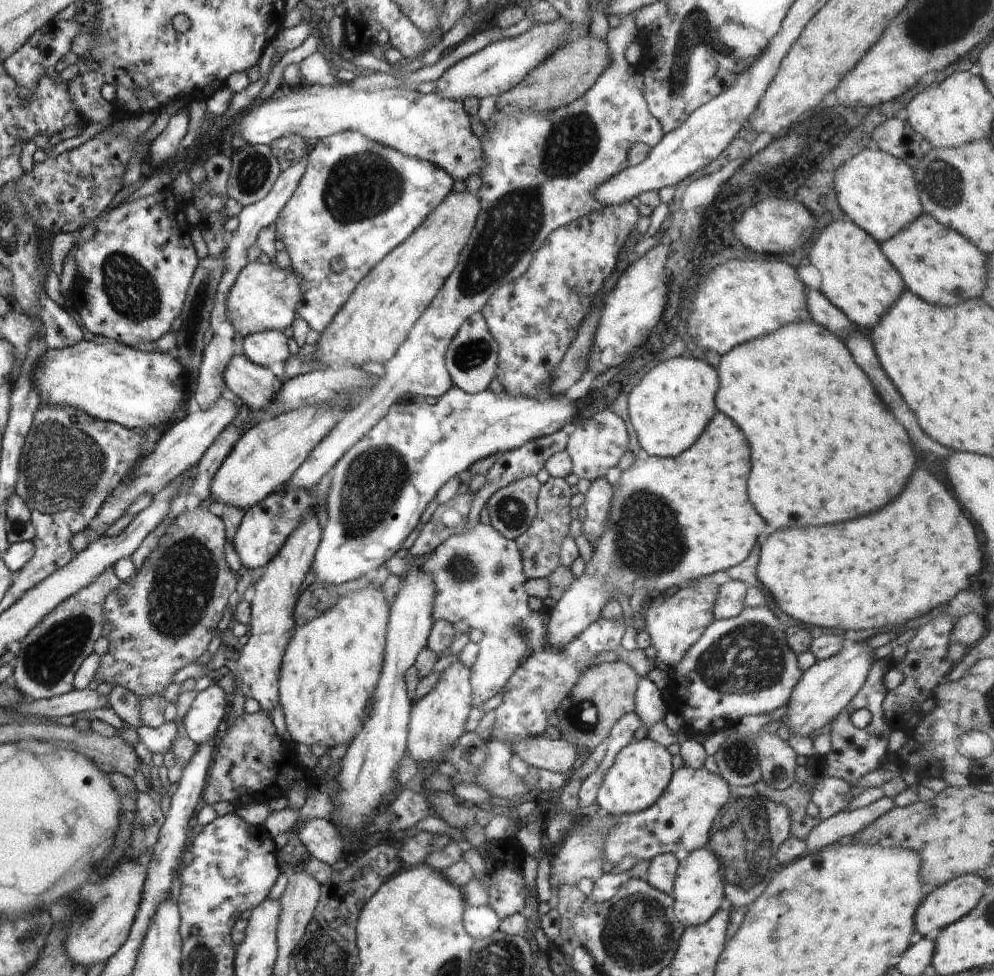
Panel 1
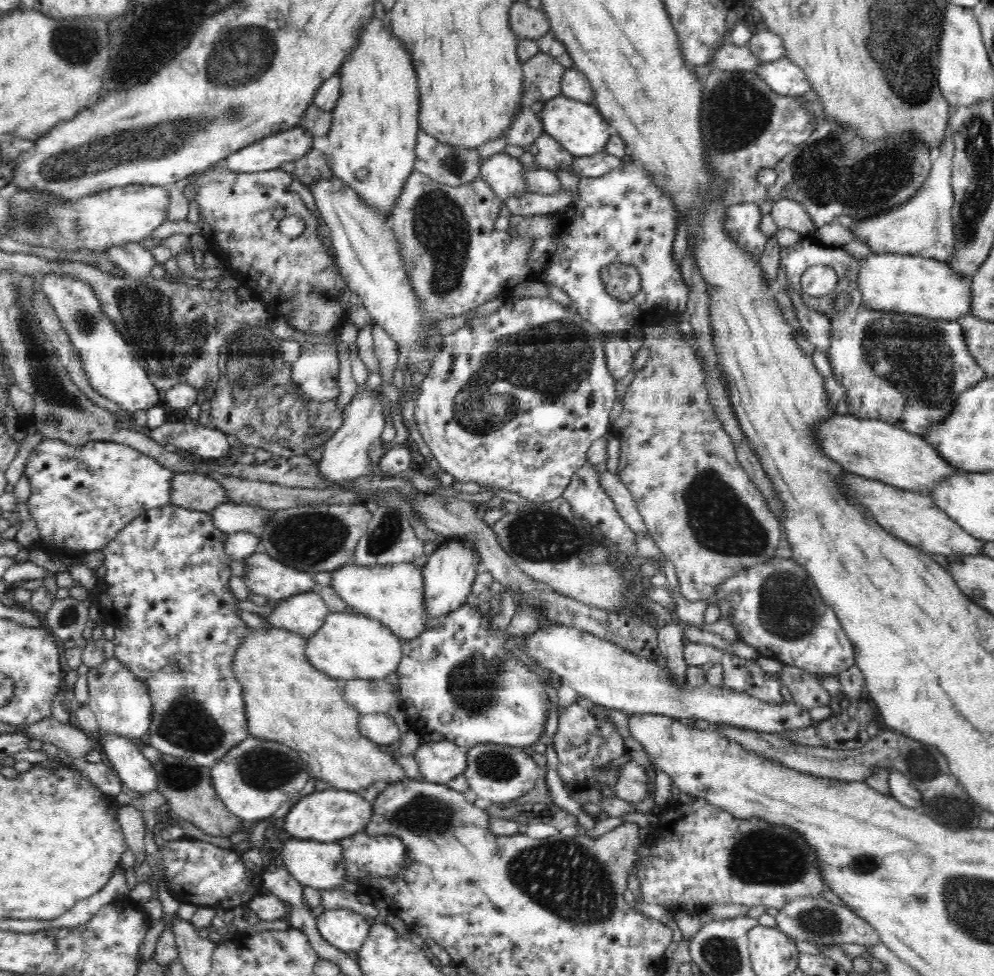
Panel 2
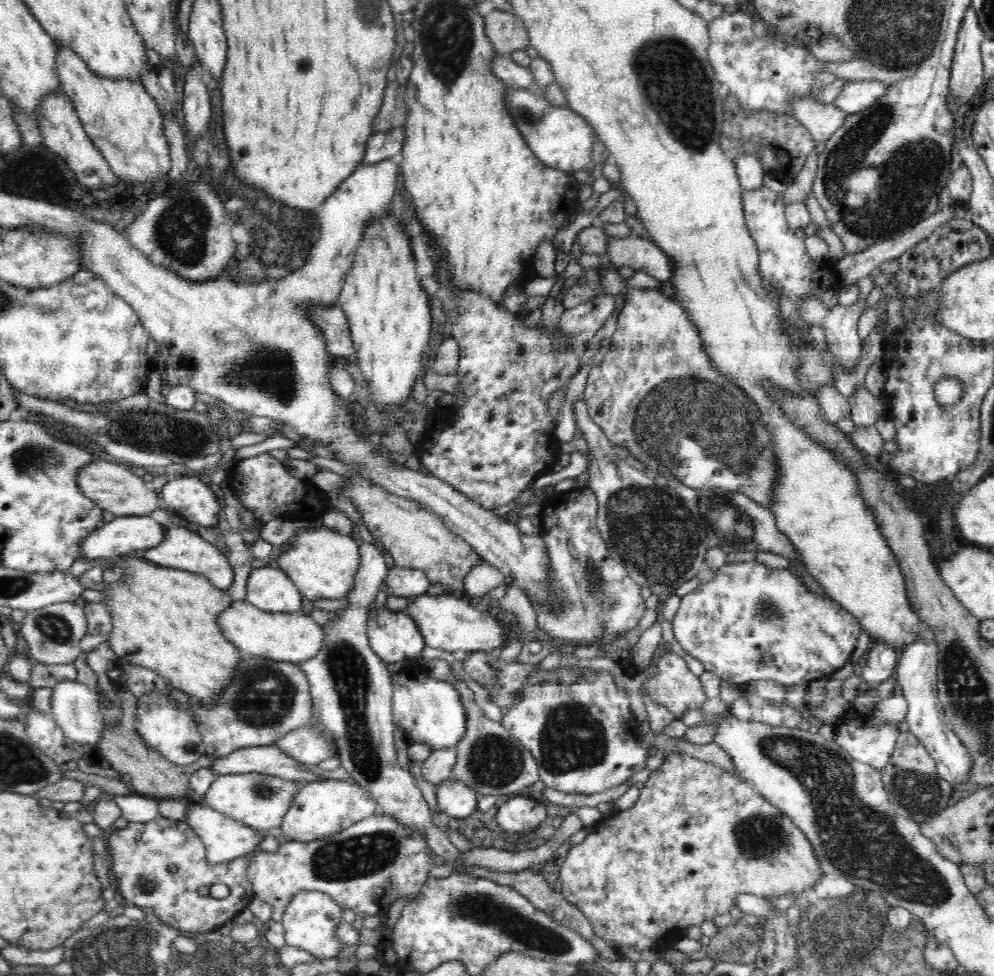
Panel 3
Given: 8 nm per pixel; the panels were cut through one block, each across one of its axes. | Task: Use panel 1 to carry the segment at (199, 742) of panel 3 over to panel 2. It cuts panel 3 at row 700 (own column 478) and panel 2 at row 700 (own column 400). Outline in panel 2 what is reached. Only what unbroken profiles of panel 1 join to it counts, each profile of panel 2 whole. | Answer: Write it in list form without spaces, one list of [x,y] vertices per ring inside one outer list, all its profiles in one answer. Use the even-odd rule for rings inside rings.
[[[115,657],[90,668],[87,672],[88,706],[96,716],[102,734],[117,734],[127,739],[146,737],[152,724],[152,708],[148,688],[142,680]]]

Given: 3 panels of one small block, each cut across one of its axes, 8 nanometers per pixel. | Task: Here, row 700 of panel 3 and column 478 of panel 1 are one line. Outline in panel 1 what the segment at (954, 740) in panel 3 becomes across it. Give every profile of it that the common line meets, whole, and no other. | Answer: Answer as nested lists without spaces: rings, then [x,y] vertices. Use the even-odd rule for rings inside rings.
[[[468,904],[463,915],[464,929],[474,940],[487,938],[499,931],[500,918],[489,906],[471,906]]]

